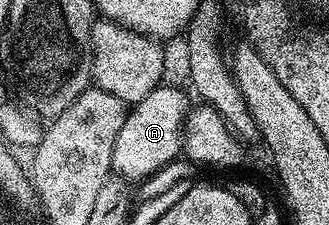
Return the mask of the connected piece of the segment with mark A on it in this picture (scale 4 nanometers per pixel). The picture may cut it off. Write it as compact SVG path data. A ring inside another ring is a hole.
M162 83L151 91L151 95L147 95L126 112L123 127L119 129L119 139L115 139L114 174L130 183L140 183L152 176L157 169L178 160L183 149L183 126L191 108L190 94L185 94L183 90L185 89Z

